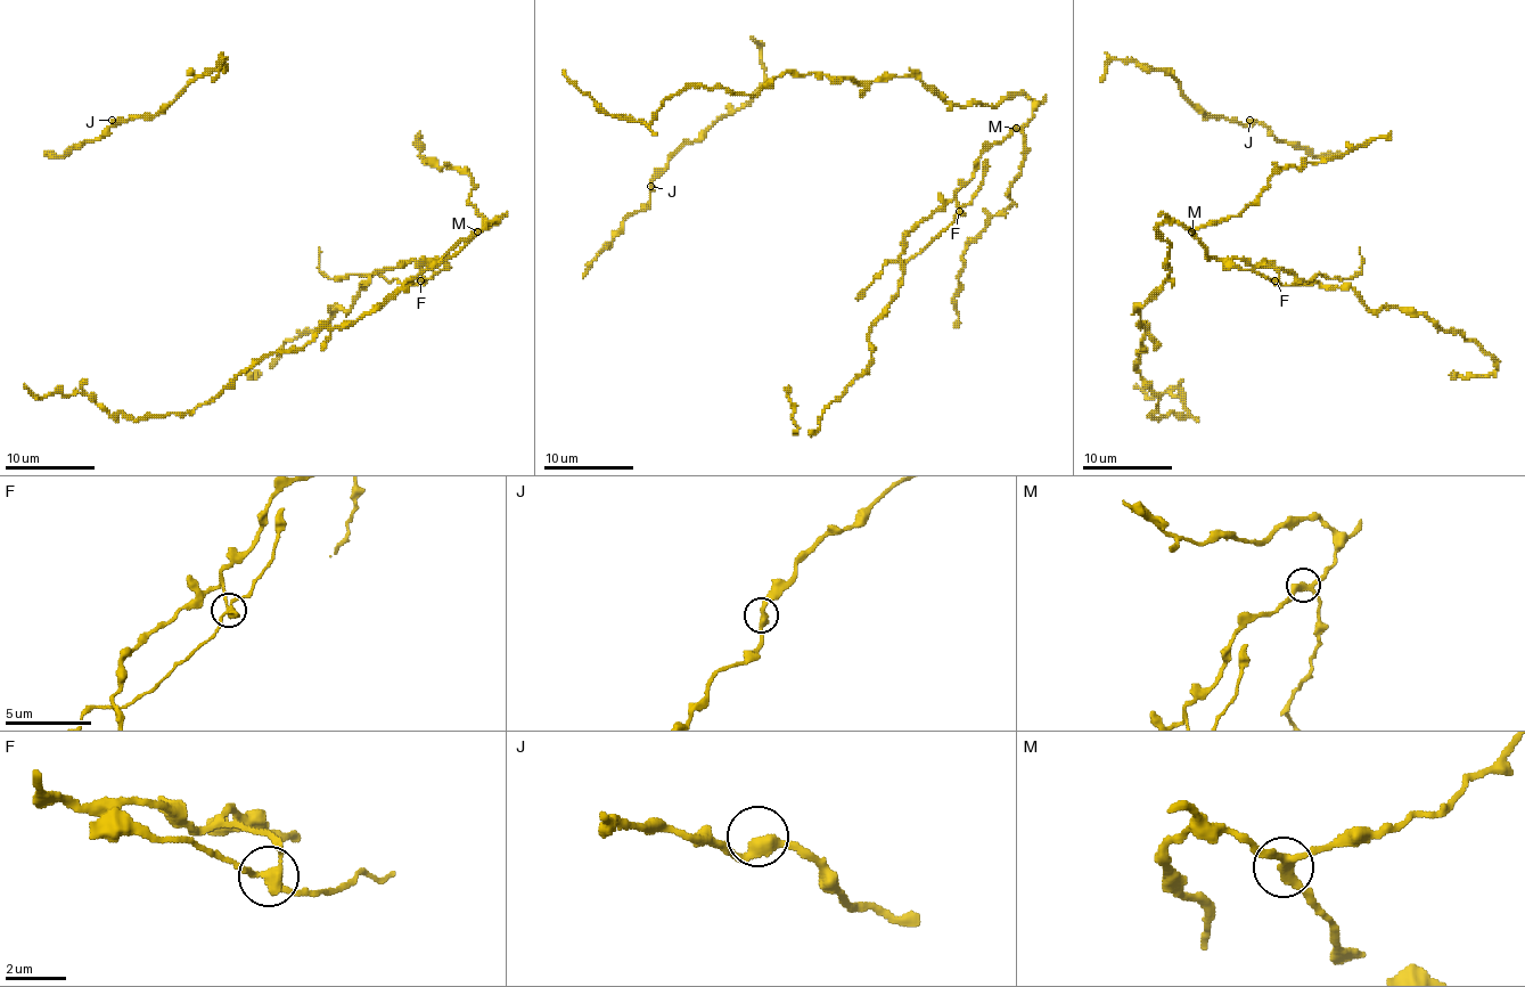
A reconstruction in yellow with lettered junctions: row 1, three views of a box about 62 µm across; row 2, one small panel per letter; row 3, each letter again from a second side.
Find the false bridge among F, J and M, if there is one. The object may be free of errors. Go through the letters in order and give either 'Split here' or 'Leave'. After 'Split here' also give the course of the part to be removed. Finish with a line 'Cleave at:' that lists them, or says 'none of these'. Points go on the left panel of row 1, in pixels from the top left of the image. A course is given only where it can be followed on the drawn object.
F: Split here. Course of the part to remove: (419, 280), (404, 285), (398, 278), (386, 280), (379, 274), (328, 278), (319, 269), (319, 247)
J: Leave
M: Leave
Cleave at: F

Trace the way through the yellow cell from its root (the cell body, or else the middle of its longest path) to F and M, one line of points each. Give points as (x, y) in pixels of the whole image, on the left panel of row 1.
F: (435, 259), (426, 259), (417, 266), (421, 274), (419, 280)
M: (435, 259), (453, 257), (477, 231)

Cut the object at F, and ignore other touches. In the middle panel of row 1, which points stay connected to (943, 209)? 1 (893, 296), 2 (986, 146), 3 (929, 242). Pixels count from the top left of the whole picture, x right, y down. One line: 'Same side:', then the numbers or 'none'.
Same side: 1, 2

